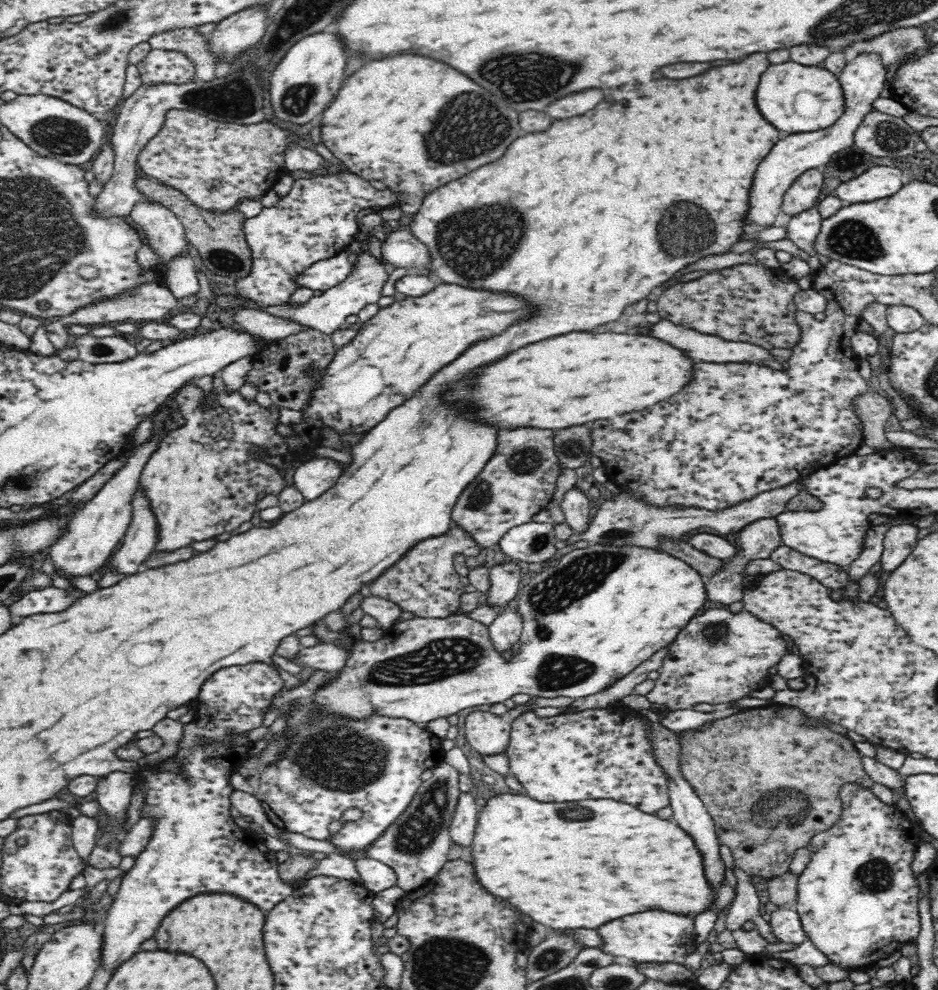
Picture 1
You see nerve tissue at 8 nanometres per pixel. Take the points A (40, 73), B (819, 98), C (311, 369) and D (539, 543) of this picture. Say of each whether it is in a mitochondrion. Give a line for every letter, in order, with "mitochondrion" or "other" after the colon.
A: other
B: other
C: mitochondrion
D: mitochondrion

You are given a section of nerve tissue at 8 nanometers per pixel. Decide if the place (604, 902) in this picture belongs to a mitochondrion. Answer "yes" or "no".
no

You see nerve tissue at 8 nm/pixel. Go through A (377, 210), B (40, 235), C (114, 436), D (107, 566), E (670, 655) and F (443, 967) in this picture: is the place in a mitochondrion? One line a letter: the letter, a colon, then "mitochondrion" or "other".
A: other
B: mitochondrion
C: other
D: other
E: other
F: mitochondrion

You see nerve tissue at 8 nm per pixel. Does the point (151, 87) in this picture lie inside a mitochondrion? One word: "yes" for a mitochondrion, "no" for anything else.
no

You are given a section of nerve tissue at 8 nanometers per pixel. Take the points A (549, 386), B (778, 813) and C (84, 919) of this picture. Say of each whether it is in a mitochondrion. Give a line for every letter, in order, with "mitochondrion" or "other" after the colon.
A: other
B: mitochondrion
C: other

